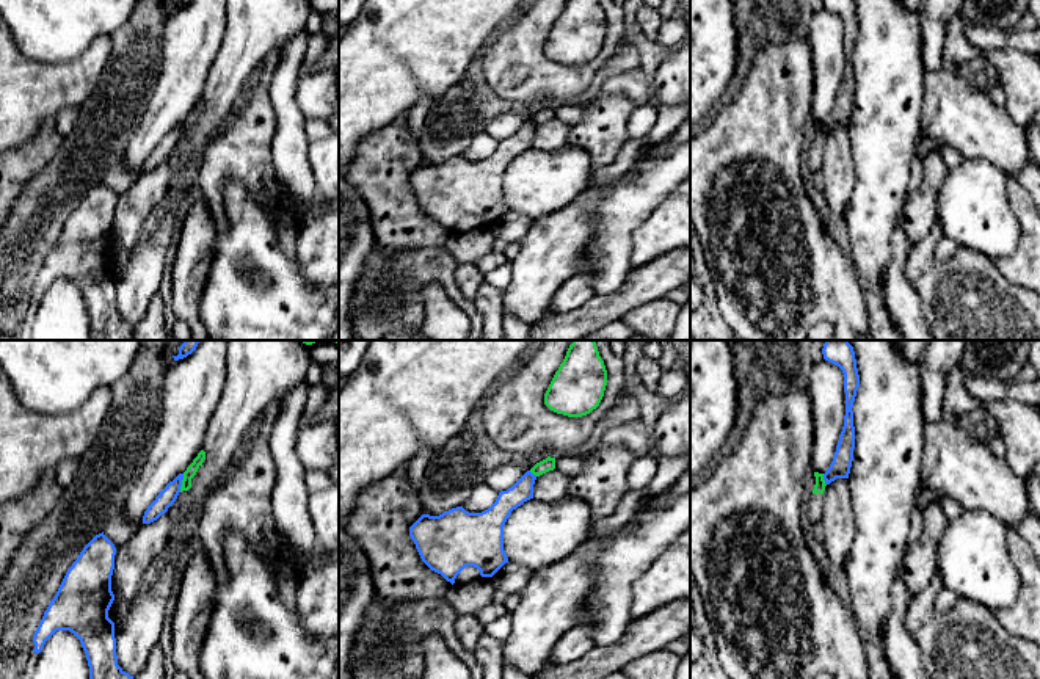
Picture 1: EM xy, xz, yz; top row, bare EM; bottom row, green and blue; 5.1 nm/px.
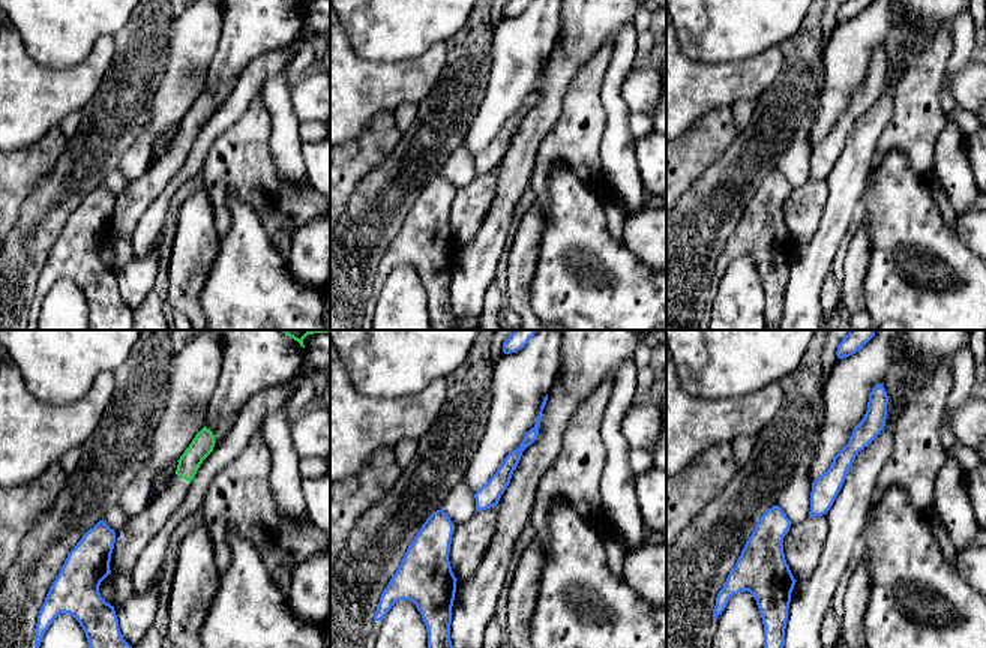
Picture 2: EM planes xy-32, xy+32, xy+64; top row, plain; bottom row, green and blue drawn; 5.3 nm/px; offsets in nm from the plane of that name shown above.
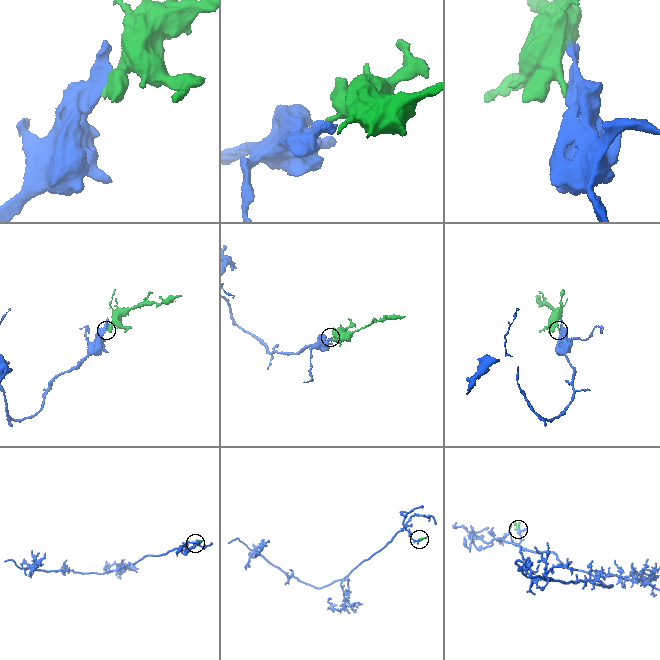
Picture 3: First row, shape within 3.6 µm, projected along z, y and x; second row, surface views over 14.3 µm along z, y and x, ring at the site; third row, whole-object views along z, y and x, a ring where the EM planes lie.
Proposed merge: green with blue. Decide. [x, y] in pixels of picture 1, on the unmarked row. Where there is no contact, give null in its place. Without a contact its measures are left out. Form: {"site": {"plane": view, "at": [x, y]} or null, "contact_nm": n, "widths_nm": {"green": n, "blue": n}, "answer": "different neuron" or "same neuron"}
{"site": {"plane": "xy", "at": [182, 132]}, "contact_nm": 100, "widths_nm": {"green": 60, "blue": 90}, "answer": "different neuron"}

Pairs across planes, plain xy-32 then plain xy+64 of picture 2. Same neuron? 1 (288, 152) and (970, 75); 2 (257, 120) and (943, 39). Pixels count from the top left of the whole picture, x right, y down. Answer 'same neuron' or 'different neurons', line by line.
1: different neurons
2: same neuron

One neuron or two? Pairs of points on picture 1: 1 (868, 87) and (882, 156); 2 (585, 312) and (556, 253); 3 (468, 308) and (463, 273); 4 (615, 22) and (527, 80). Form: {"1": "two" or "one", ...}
{"1": "one", "2": "two", "3": "two", "4": "one"}

